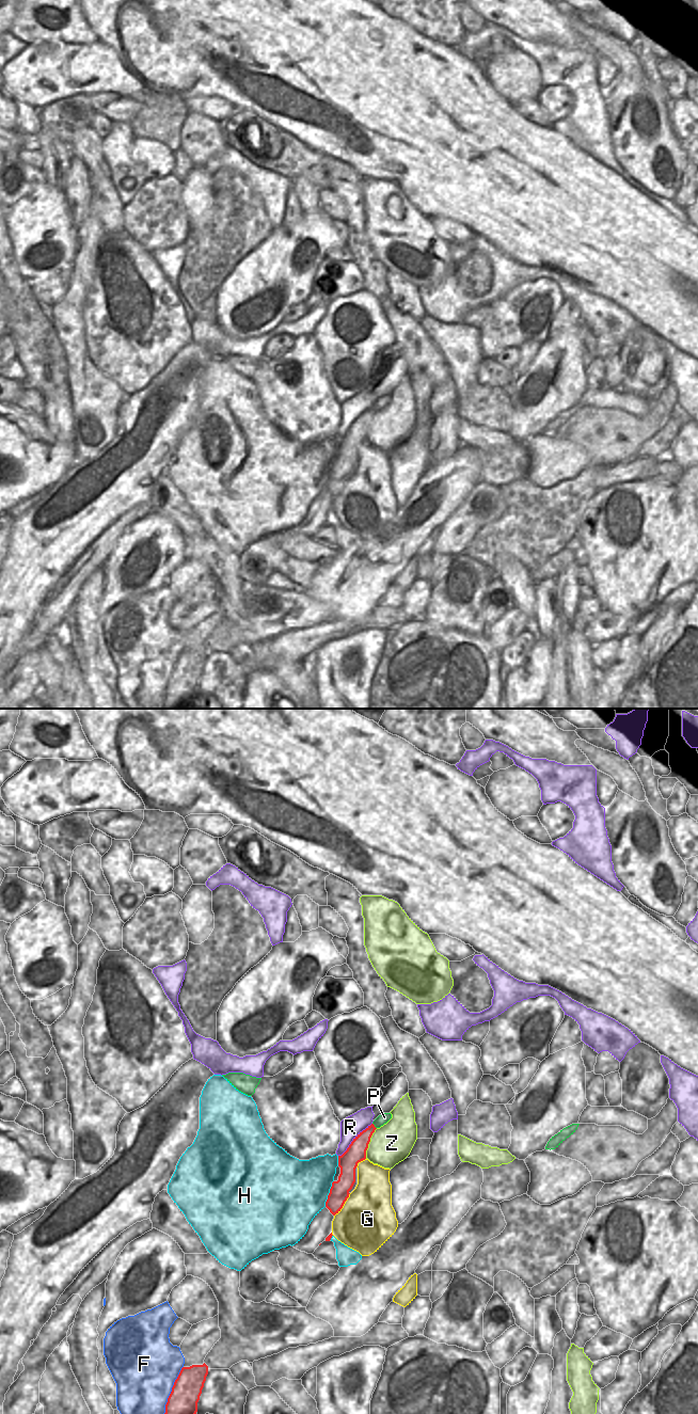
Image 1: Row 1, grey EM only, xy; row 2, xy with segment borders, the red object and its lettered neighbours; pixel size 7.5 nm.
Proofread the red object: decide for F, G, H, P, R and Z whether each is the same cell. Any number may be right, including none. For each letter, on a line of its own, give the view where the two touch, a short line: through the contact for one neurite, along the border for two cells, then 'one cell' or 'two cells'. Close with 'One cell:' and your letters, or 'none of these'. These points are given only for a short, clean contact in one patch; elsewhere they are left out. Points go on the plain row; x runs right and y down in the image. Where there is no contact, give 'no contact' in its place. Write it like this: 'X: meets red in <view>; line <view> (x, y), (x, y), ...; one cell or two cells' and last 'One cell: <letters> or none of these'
F: meets red in xy; two cells
G: meets red in xy; two cells
H: meets red in xy; two cells
P: meets red in xy; line xy (373, 406), (376, 411); two cells
R: meets red in xy; two cells
Z: meets red in xy; two cells
One cell: none of these

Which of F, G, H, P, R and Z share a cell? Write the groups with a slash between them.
F / G / H / P / R / Z

